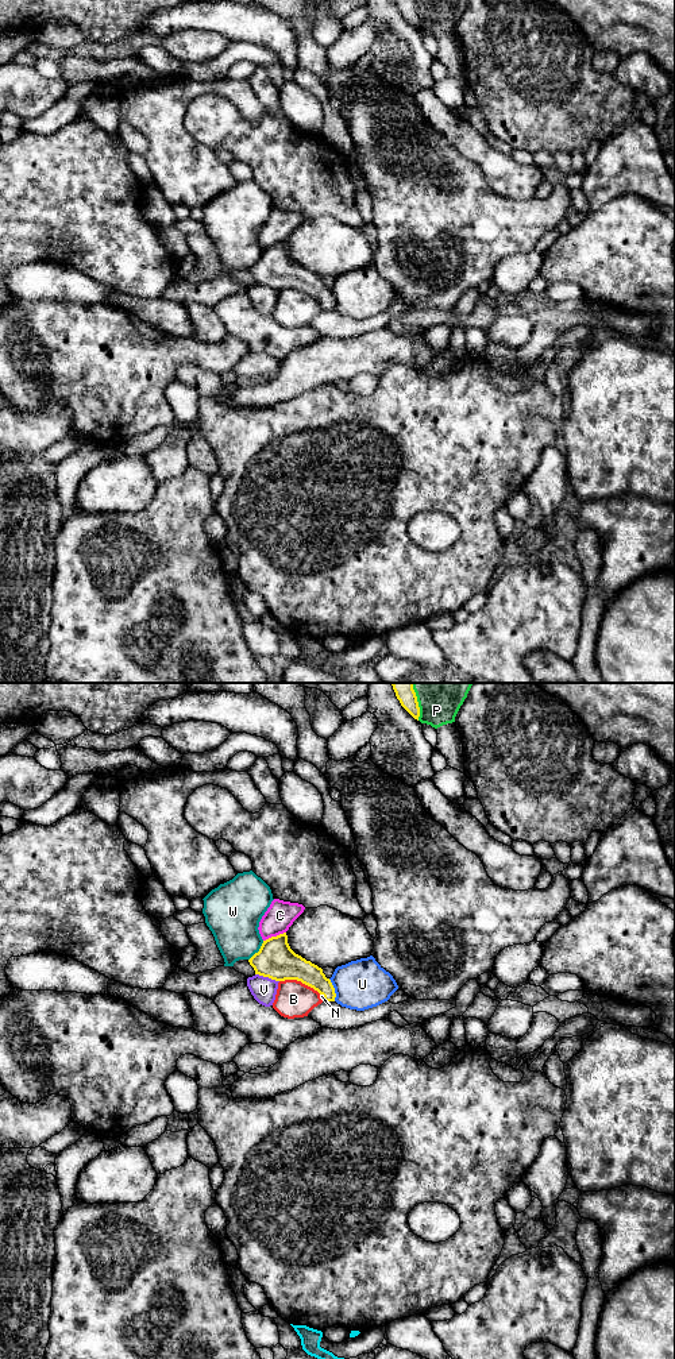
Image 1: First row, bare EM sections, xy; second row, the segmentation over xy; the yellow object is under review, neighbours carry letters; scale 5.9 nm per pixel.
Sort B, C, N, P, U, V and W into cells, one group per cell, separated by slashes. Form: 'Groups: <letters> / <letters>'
Groups: B / C / N / P / U / V / W

